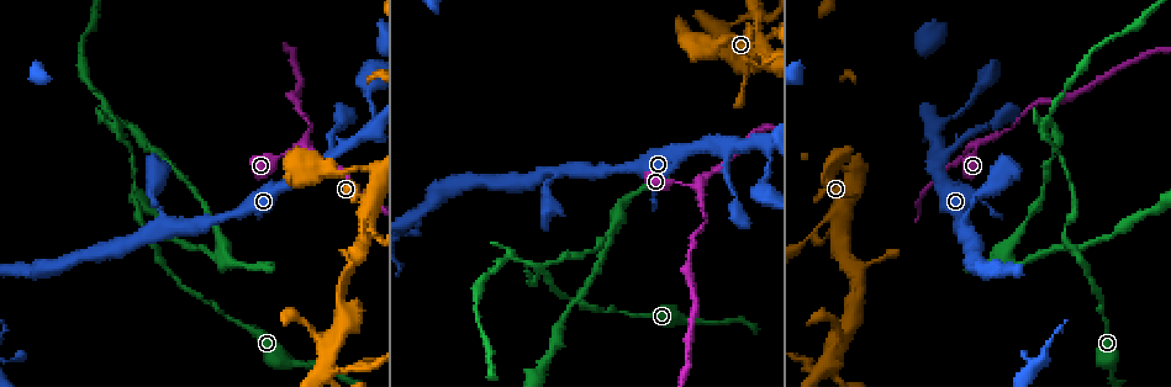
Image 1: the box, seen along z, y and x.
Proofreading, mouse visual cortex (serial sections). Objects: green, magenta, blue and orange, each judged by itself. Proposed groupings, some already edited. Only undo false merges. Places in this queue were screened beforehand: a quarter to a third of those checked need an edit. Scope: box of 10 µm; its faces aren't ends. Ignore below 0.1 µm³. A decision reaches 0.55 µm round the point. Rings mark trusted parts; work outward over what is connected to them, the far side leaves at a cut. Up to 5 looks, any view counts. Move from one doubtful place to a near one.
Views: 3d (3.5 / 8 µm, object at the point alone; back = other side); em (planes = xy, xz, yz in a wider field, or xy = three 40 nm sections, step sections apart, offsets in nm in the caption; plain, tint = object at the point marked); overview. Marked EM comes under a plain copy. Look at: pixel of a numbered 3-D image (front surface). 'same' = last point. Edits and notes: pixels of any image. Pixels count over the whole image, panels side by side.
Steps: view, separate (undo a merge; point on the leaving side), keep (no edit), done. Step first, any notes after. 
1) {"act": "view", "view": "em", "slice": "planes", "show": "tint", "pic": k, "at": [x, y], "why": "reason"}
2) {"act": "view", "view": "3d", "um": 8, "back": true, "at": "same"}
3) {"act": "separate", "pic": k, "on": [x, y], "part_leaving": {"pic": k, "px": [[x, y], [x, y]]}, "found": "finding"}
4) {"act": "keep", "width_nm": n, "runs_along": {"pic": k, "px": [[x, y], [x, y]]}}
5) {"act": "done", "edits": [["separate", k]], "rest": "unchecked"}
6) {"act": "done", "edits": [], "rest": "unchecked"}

{"act": "view", "view": "3d", "um": 3.5, "pic": 1, "at": [977, 143], "why": "branch point"}

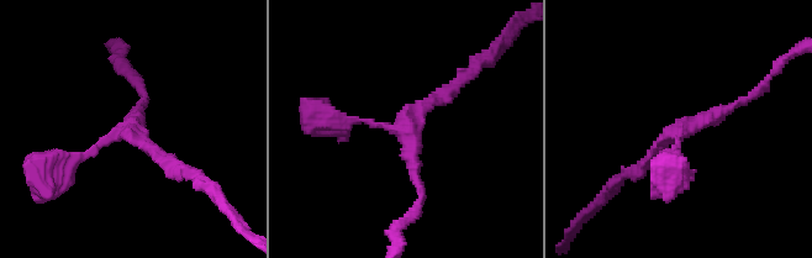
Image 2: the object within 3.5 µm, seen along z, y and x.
{"act": "view", "view": "em", "slice": "xy", "step": 2, "show": "tint", "pic": 2, "at": [121, 135], "arms": 3, "arm_widths_nm": [150, 150, 250], "why": "now the EM"}

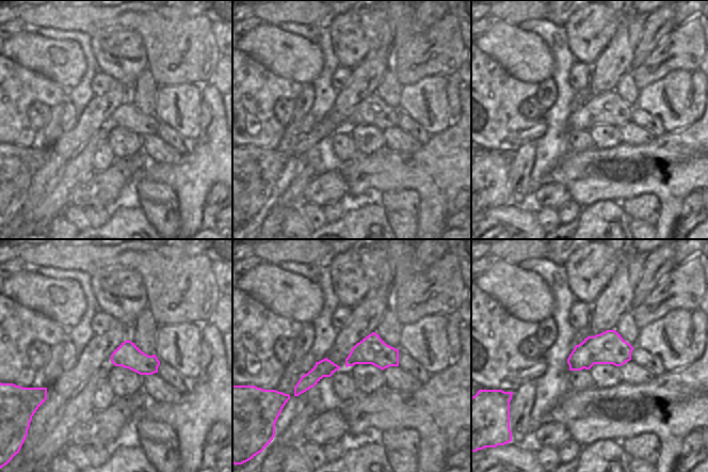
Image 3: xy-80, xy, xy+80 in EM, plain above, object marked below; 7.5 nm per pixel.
{"act": "keep", "runs_along": {"pic": 2, "px": [[52, 173], [120, 135], [143, 100]]}, "found": "continuous, no second cell"}

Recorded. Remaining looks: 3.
{"act": "view", "view": "3d", "um": 8, "pic": 1, "at": [823, 361], "why": "four arms meet"}

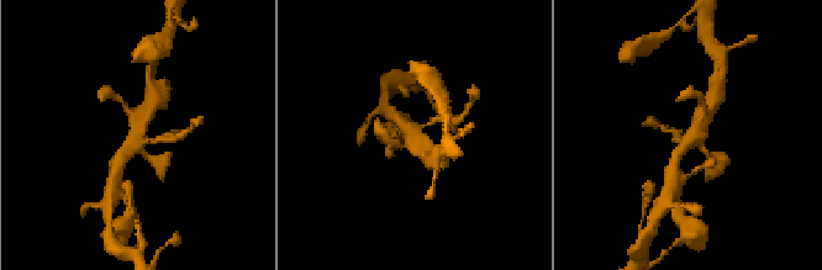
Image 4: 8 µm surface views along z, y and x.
{"act": "view", "view": "3d", "um": 3.5, "at": "same", "why": "closer look"}

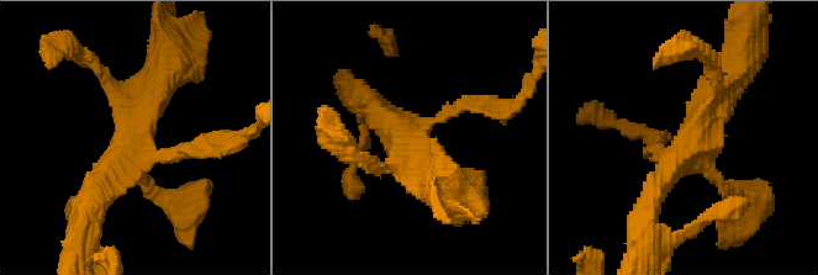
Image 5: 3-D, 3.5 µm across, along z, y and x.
{"act": "view", "view": "em", "slice": "xy", "step": 3, "show": "tint", "pic": 5, "at": [689, 140]}

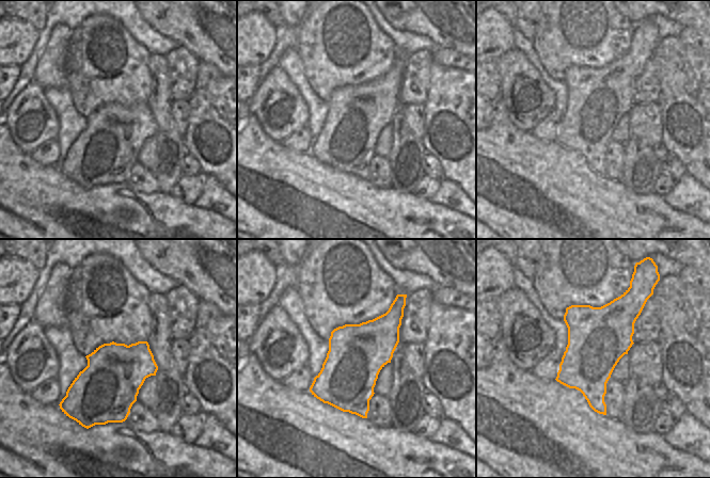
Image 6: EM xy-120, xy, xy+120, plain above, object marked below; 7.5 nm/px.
{"act": "keep", "runs_along": {"pic": 5, "px": [[729, 78], [679, 157], [654, 149]]}, "found": "one cell here"}

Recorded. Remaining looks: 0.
{"act": "done", "edits": [], "rest": "unchecked"}

